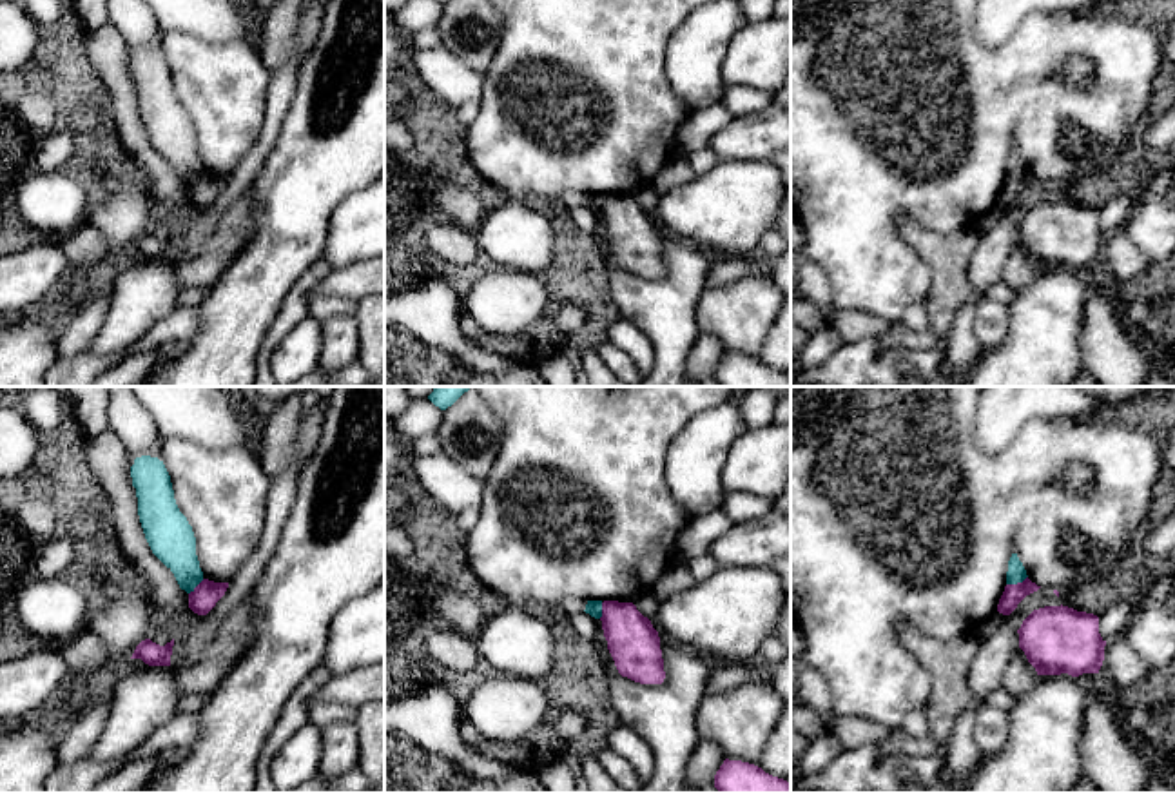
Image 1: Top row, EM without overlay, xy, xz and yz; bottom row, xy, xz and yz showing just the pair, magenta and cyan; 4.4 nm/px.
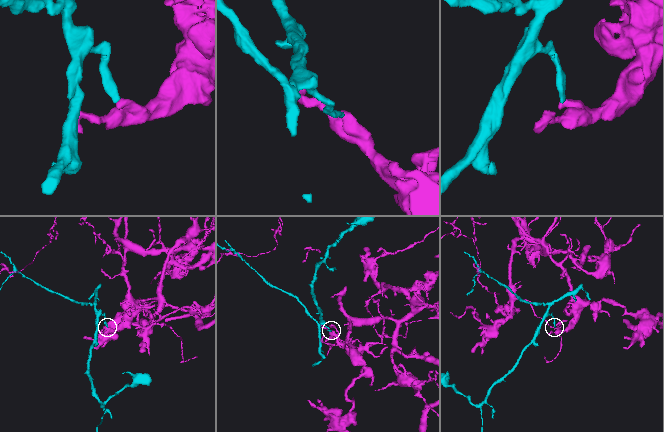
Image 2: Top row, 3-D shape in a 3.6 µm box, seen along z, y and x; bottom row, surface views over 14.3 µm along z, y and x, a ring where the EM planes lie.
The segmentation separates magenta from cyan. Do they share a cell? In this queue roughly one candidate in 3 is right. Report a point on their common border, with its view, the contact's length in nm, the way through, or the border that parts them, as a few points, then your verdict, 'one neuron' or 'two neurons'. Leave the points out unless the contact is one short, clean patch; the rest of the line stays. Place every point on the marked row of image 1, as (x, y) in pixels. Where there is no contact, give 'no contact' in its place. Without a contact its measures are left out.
contact yz (1018, 583); length 100 nm; border yz (1027, 576), (1007, 585); two neurons

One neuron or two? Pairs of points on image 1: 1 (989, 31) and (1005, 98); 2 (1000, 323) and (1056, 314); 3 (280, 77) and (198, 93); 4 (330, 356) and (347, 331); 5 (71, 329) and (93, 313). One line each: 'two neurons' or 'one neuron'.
1: two neurons
2: two neurons
3: two neurons
4: one neuron
5: one neuron

